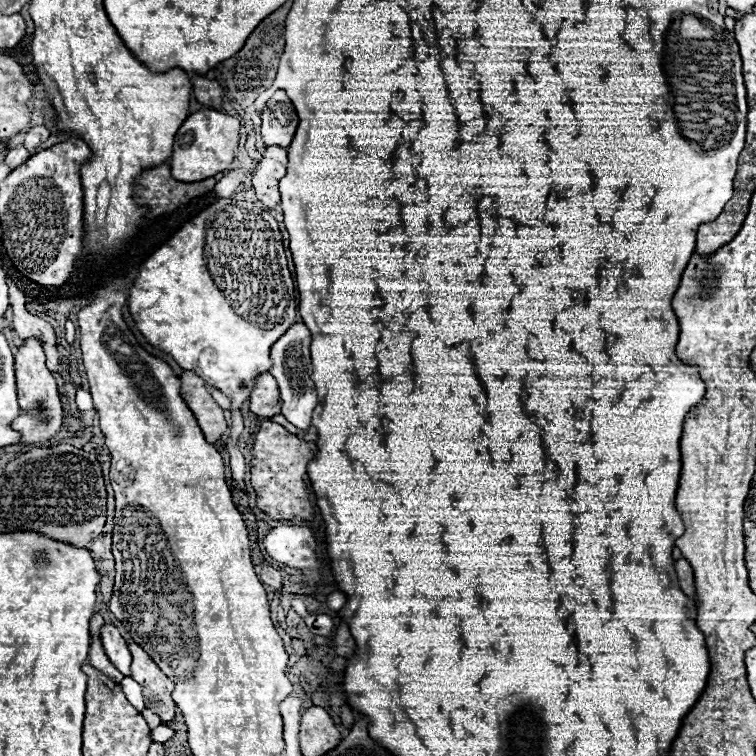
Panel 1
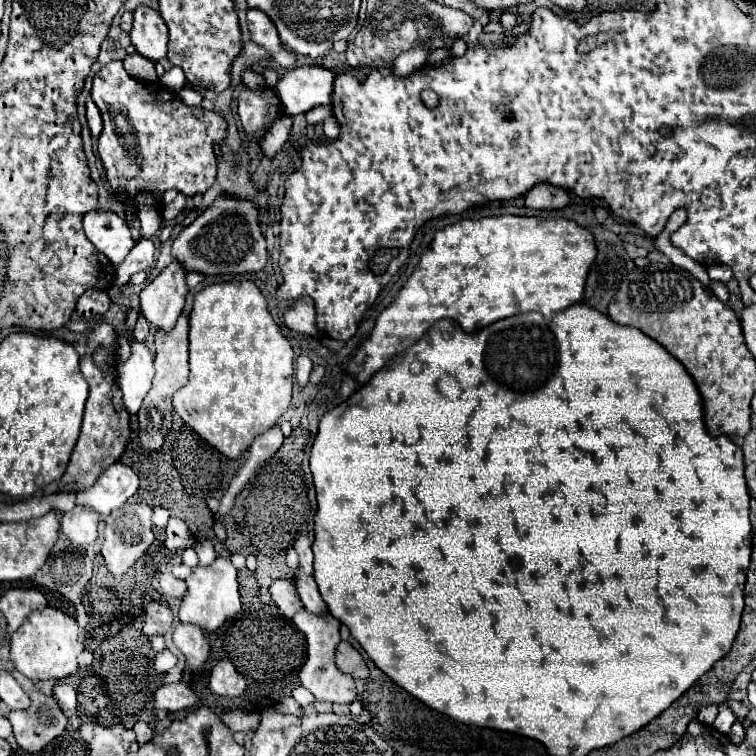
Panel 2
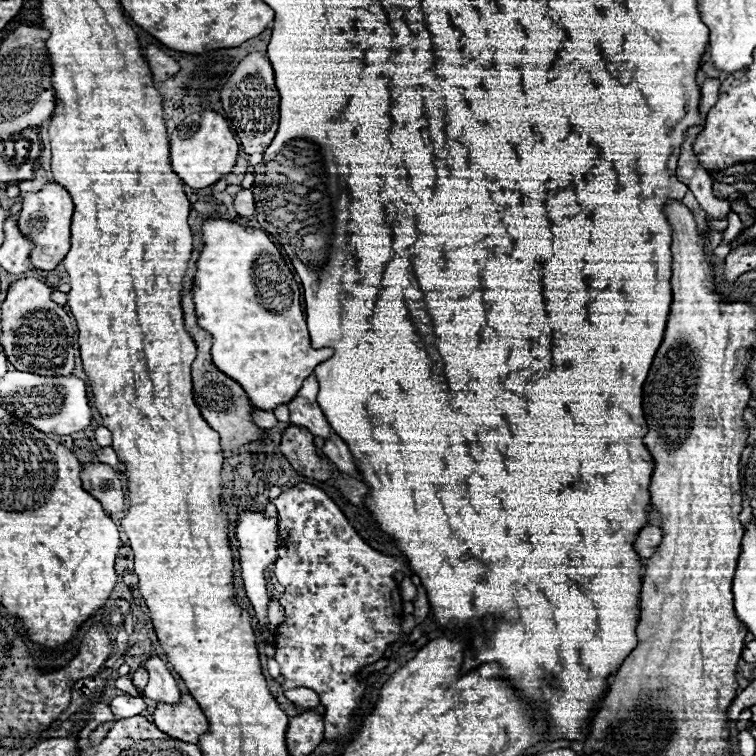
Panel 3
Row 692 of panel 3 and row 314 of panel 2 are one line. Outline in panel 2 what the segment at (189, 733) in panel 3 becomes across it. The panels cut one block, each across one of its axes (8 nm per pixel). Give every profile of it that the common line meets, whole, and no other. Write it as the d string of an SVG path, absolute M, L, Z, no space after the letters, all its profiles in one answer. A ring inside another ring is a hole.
M182 314L176 322L176 326L166 332L156 332L156 360L154 360L156 376L154 384L148 392L148 396L142 402L142 408L138 412L140 422L140 446L146 452L158 450L164 442L164 434L168 432L168 422L172 428L172 396L178 388L182 388L188 382L188 314Z

